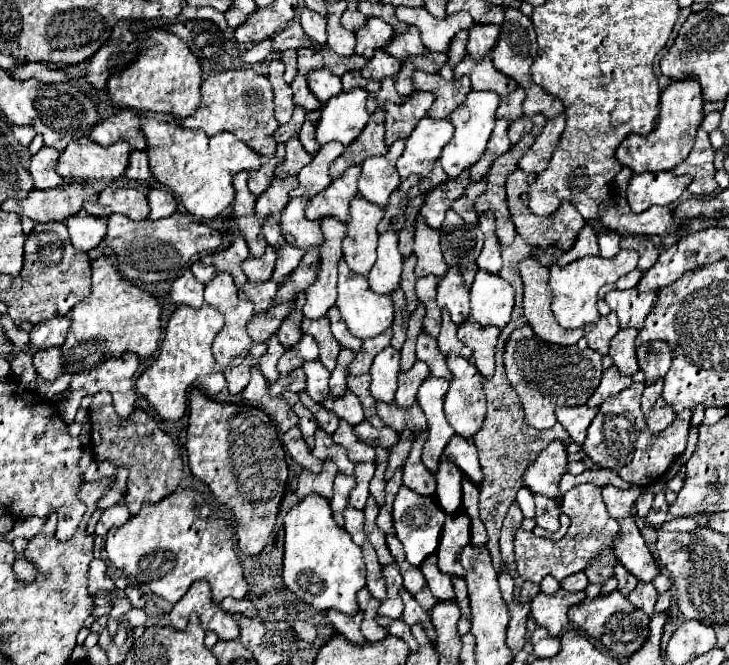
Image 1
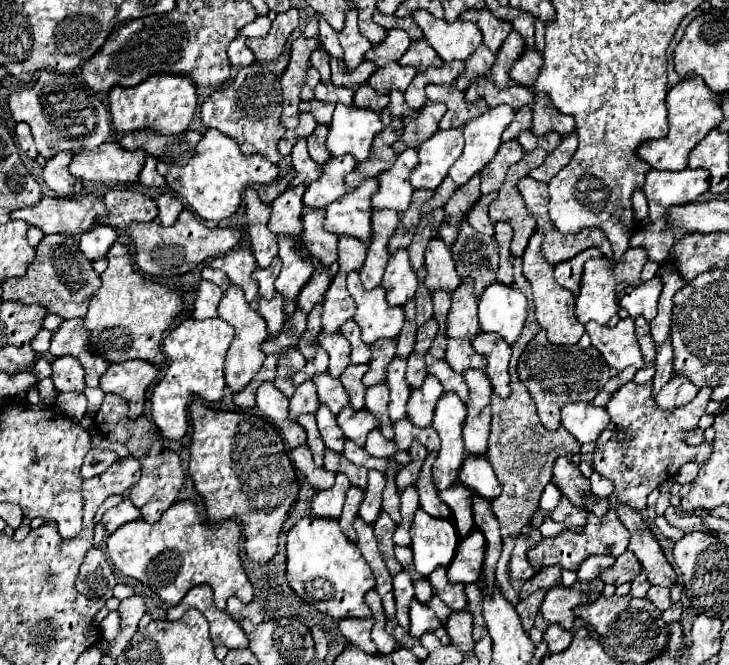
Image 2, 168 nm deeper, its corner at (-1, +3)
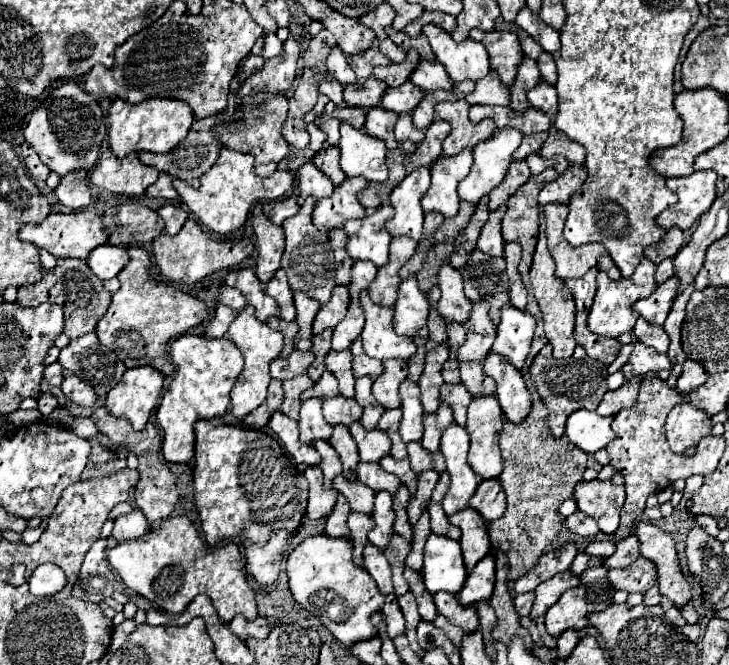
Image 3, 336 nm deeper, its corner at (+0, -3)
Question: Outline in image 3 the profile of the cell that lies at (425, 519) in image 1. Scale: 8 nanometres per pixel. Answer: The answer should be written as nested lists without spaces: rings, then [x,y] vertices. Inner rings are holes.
[[[430,533],[424,545],[422,577],[432,595],[434,591],[450,591],[456,595],[466,581],[466,567],[458,541]]]

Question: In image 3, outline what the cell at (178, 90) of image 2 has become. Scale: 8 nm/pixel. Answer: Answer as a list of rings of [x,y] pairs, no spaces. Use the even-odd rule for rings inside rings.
[[[114,99],[108,111],[108,143],[118,157],[138,151],[168,153],[188,135],[192,123],[194,113],[190,111],[190,105],[180,99],[146,99],[136,105]]]

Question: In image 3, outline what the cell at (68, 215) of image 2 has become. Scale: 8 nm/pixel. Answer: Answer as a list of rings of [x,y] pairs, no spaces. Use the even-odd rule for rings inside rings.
[[[84,209],[78,213],[68,213],[68,215],[50,213],[42,223],[22,225],[18,235],[20,235],[20,239],[26,239],[26,241],[34,243],[36,247],[50,251],[54,257],[78,257],[78,259],[86,259],[86,255],[94,247],[106,243],[106,239],[108,239],[108,233],[104,231],[104,225],[102,225],[102,217],[90,209]]]

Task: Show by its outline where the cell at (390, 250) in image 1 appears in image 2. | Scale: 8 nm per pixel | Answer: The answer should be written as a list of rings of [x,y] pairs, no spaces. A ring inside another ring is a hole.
[[[399,249],[395,255],[391,255],[383,275],[383,289],[387,291],[387,301],[393,307],[403,307],[415,297],[417,275],[411,269],[405,249]]]

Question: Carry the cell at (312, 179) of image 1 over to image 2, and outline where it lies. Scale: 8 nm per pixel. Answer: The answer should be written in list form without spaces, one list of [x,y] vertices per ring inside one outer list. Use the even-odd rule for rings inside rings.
[[[351,155],[333,157],[327,165],[323,165],[323,175],[317,181],[313,181],[303,195],[305,207],[325,209],[325,205],[343,197],[347,193],[345,175],[351,173],[355,167],[357,161]]]

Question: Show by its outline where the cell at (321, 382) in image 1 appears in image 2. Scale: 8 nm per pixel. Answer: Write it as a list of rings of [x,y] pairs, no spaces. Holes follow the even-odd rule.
[[[323,373],[323,375],[317,375],[313,379],[313,383],[317,385],[319,401],[323,405],[327,405],[333,415],[339,415],[345,407],[349,407],[349,395],[343,389],[343,385],[341,385],[339,379],[333,379],[331,375]]]

